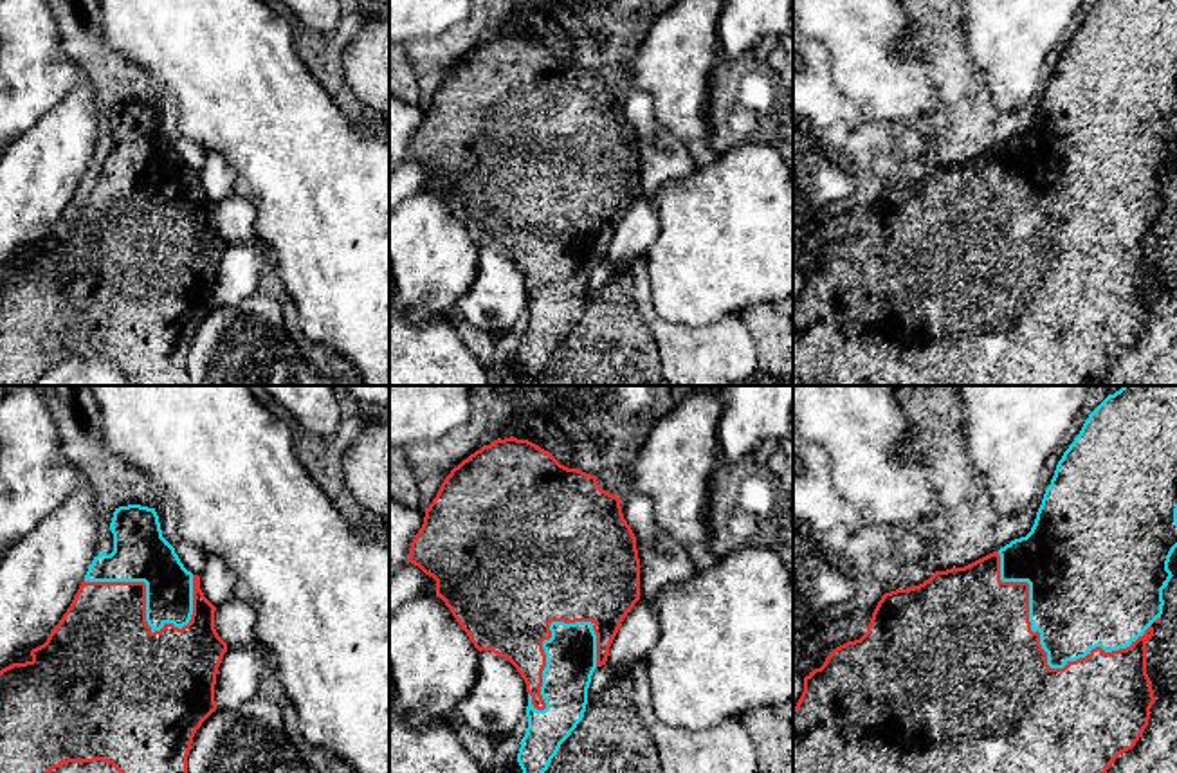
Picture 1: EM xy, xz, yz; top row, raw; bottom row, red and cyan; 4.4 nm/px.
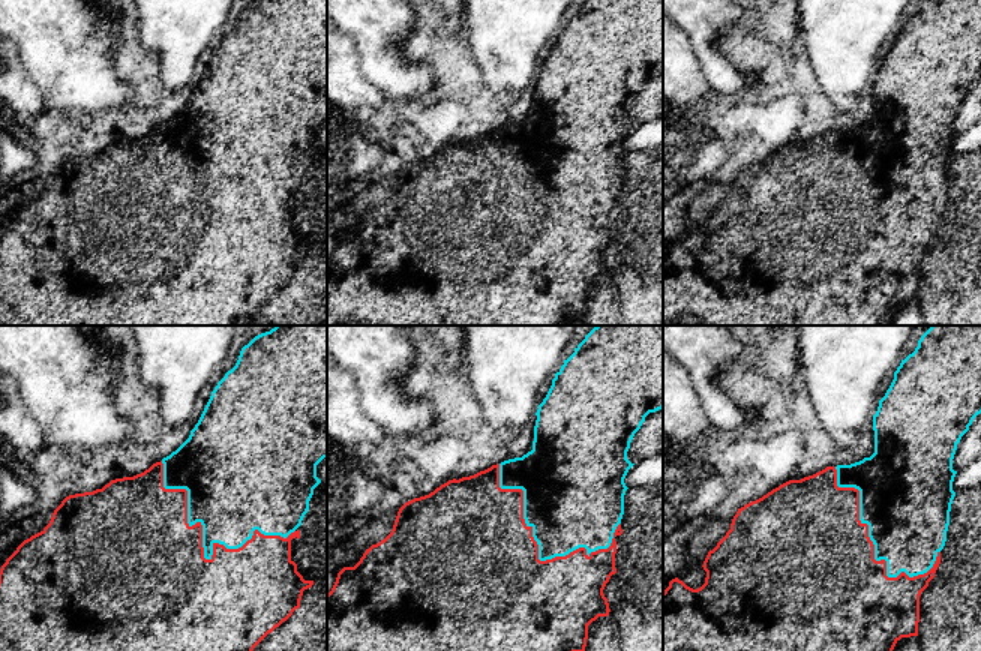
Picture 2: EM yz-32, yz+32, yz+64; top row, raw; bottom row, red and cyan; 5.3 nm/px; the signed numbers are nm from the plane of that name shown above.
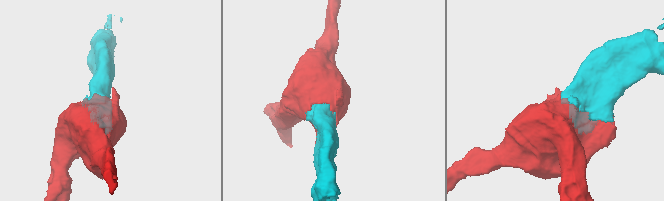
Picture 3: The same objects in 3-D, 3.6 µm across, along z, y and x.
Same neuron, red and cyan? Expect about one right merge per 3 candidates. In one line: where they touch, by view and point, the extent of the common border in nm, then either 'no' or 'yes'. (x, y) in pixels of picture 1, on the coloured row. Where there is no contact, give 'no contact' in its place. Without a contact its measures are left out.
yz (1040, 647) | 750 nm | yes

